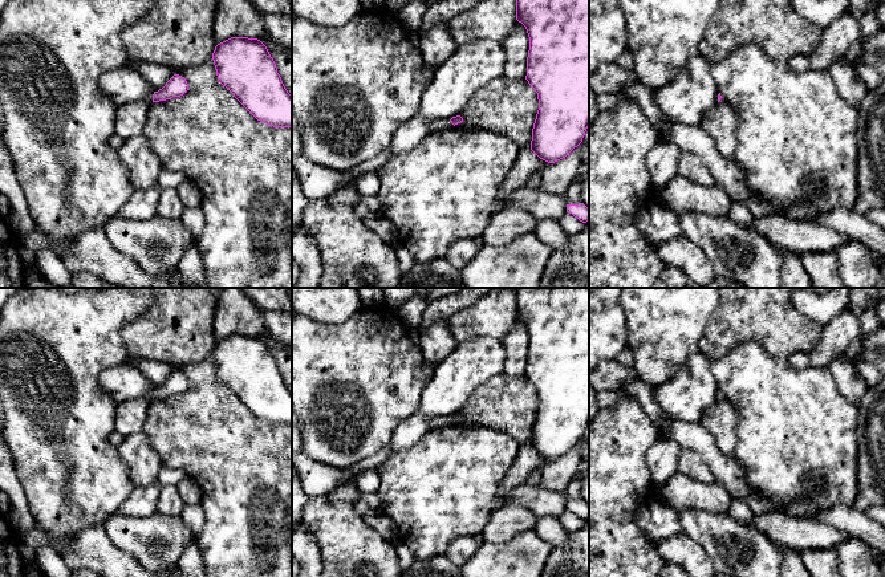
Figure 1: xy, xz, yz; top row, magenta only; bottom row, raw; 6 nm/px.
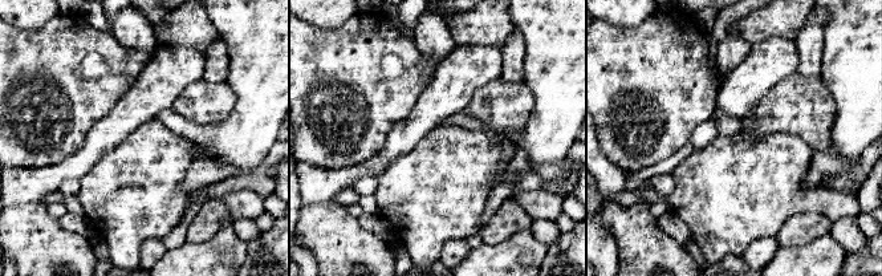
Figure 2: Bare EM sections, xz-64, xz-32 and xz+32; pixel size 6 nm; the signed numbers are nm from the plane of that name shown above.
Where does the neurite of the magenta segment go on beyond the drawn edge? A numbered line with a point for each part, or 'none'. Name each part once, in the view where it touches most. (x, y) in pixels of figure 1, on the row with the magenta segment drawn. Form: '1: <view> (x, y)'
1: xz (439, 125)

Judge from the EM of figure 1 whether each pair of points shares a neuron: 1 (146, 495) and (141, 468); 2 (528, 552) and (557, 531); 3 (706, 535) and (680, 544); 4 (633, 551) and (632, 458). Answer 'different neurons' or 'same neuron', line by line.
1: different neurons
2: different neurons
3: different neurons
4: same neuron

